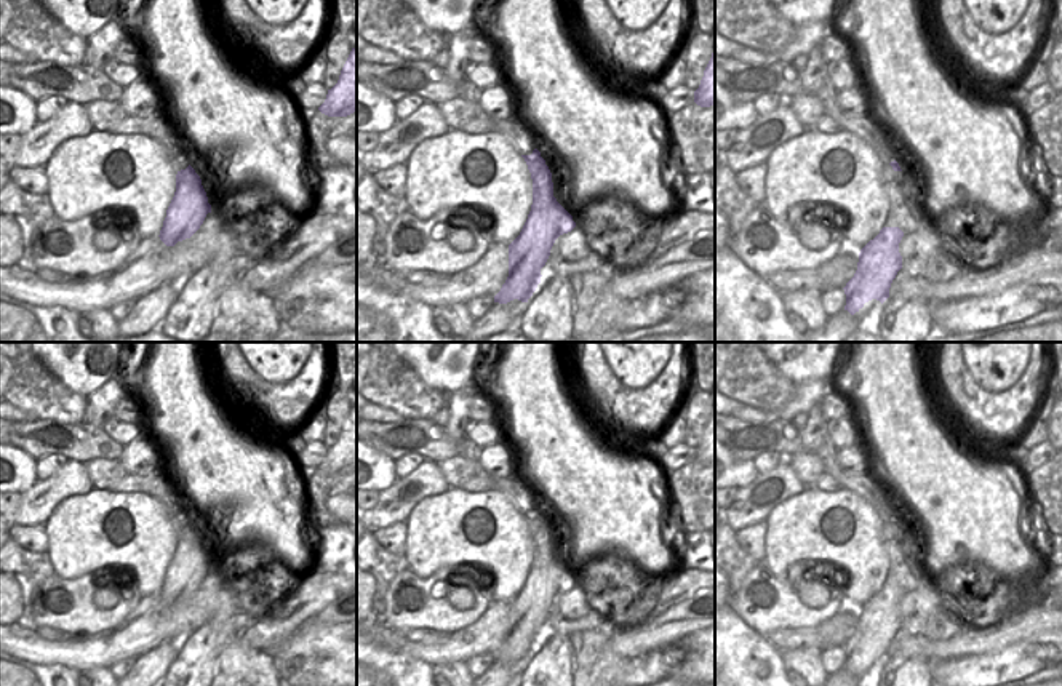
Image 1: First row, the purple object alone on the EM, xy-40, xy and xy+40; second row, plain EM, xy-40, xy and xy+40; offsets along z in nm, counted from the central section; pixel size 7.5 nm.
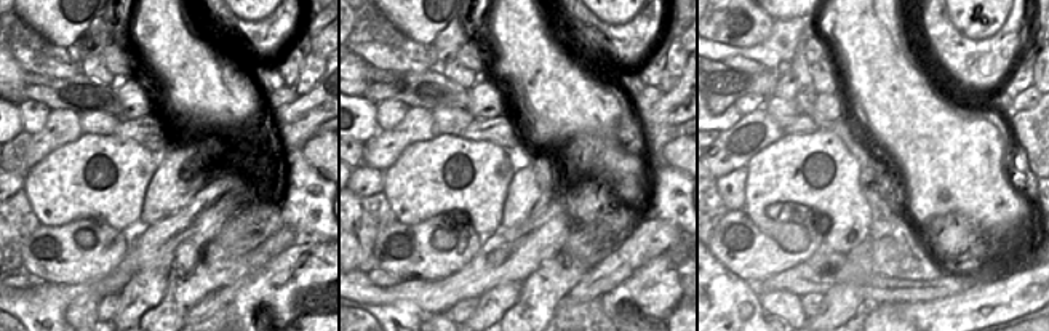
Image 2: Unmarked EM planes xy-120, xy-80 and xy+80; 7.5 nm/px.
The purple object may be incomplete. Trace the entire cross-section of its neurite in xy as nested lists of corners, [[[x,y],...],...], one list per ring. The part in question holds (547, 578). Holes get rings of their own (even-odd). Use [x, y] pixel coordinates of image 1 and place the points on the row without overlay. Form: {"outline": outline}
{"outline": [[[537,507],[531,513],[521,513],[533,537],[533,563],[520,593],[509,603],[509,635],[494,660],[507,662],[513,657],[528,660],[541,641],[541,627],[545,624],[555,598],[576,585],[573,574],[553,555],[552,531]]]}

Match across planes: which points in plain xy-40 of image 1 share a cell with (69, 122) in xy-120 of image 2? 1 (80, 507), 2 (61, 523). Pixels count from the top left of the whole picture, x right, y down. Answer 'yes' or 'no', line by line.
1: no
2: no

